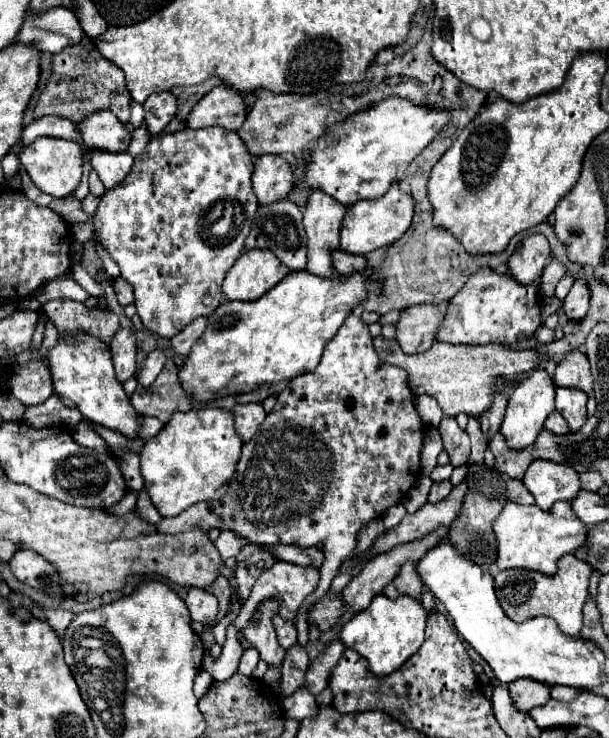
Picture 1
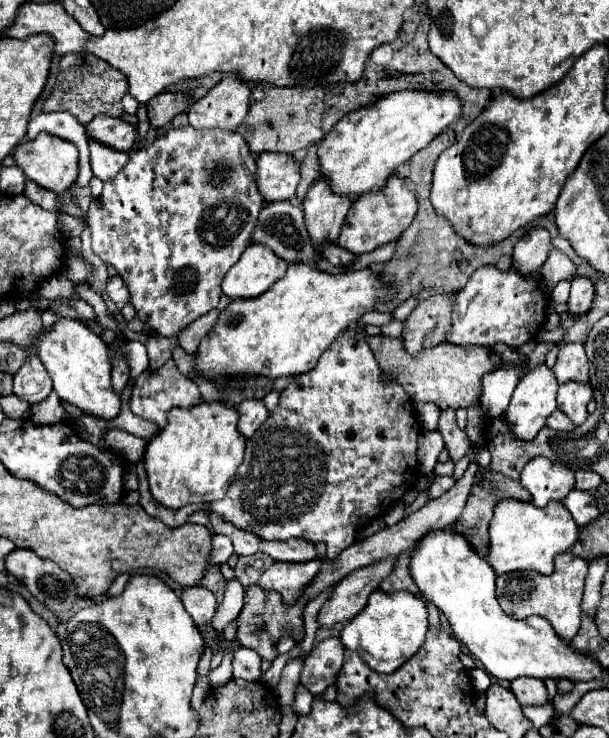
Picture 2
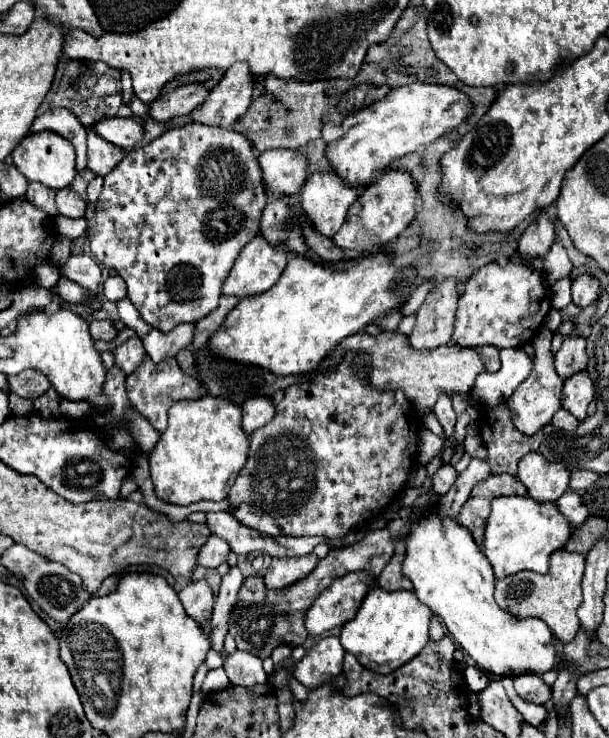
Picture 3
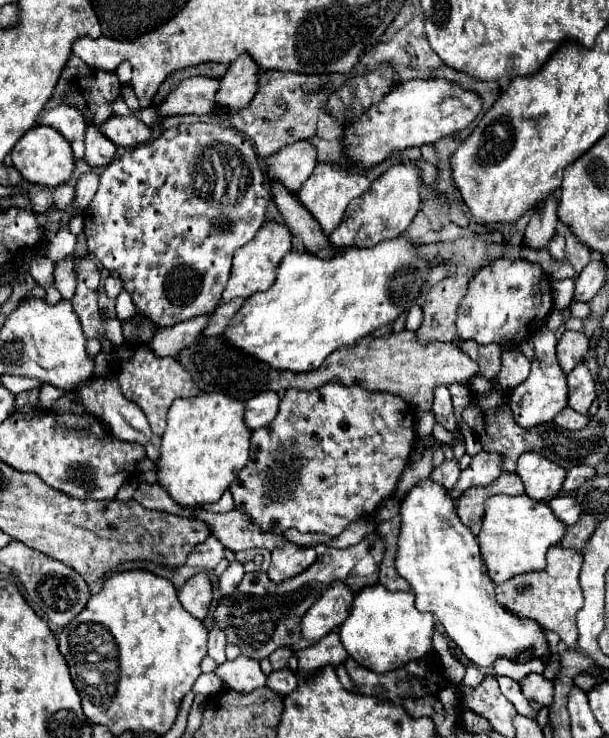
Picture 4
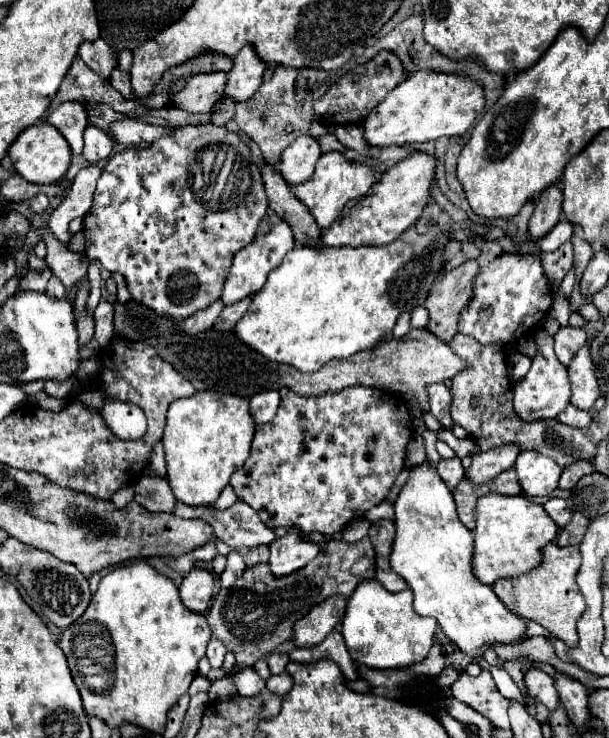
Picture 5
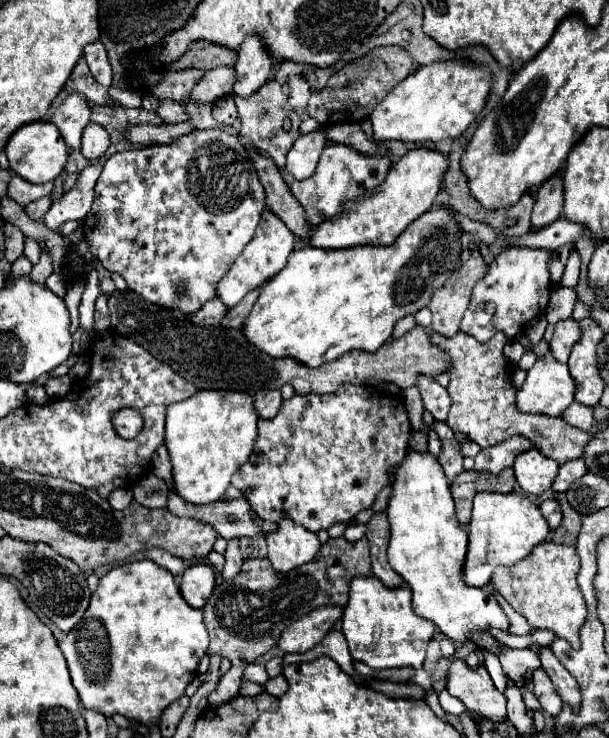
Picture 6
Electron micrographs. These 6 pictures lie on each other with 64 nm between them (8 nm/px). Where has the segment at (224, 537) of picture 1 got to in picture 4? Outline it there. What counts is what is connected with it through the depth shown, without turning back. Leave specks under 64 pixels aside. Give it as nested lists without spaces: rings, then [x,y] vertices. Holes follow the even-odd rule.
[[[210,536],[206,542],[198,544],[196,550],[192,550],[192,554],[188,556],[186,566],[212,570],[222,558],[224,558],[224,546],[216,540],[216,536]]]

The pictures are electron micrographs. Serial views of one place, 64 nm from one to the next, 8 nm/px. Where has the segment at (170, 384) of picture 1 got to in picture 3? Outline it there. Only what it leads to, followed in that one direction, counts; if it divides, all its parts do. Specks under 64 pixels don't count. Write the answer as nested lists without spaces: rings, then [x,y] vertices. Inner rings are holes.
[[[146,354],[140,368],[126,378],[126,394],[128,394],[132,408],[138,410],[158,432],[164,432],[168,408],[172,406],[172,402],[174,400],[196,400],[196,398],[200,398],[200,384],[196,378],[186,374],[174,358],[156,364],[152,360],[148,360],[148,354]]]

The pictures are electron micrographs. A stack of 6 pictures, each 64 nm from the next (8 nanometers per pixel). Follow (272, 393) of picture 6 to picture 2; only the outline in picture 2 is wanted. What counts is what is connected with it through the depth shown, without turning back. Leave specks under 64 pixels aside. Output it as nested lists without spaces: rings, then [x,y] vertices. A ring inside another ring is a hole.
[[[244,400],[242,404],[238,404],[238,414],[240,414],[238,430],[246,438],[250,438],[260,428],[260,424],[266,422],[270,412],[262,400]]]

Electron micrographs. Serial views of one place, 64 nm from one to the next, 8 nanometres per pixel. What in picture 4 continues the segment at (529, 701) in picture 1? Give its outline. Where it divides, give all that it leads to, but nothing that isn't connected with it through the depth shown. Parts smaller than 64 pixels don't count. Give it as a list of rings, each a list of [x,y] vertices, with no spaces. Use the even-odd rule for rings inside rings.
[[[528,674],[520,682],[522,694],[530,702],[538,702],[540,706],[550,706],[554,702],[554,682],[548,680],[544,674]]]

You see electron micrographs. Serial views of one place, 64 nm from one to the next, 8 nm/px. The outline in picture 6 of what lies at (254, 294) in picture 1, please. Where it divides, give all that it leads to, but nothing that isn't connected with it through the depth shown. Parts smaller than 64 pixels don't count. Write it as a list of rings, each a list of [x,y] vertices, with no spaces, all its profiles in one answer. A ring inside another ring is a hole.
[[[268,208],[264,210],[264,214],[260,216],[260,226],[258,226],[258,232],[256,236],[248,242],[248,246],[244,248],[244,252],[236,258],[236,262],[232,264],[232,268],[228,270],[228,274],[224,274],[224,278],[218,282],[218,288],[216,288],[216,294],[222,298],[222,302],[226,306],[236,306],[250,290],[258,288],[260,284],[268,282],[270,278],[274,278],[274,274],[278,274],[286,262],[288,262],[288,256],[290,252],[294,250],[294,240],[296,236],[286,228],[286,224],[276,216],[272,214]]]

